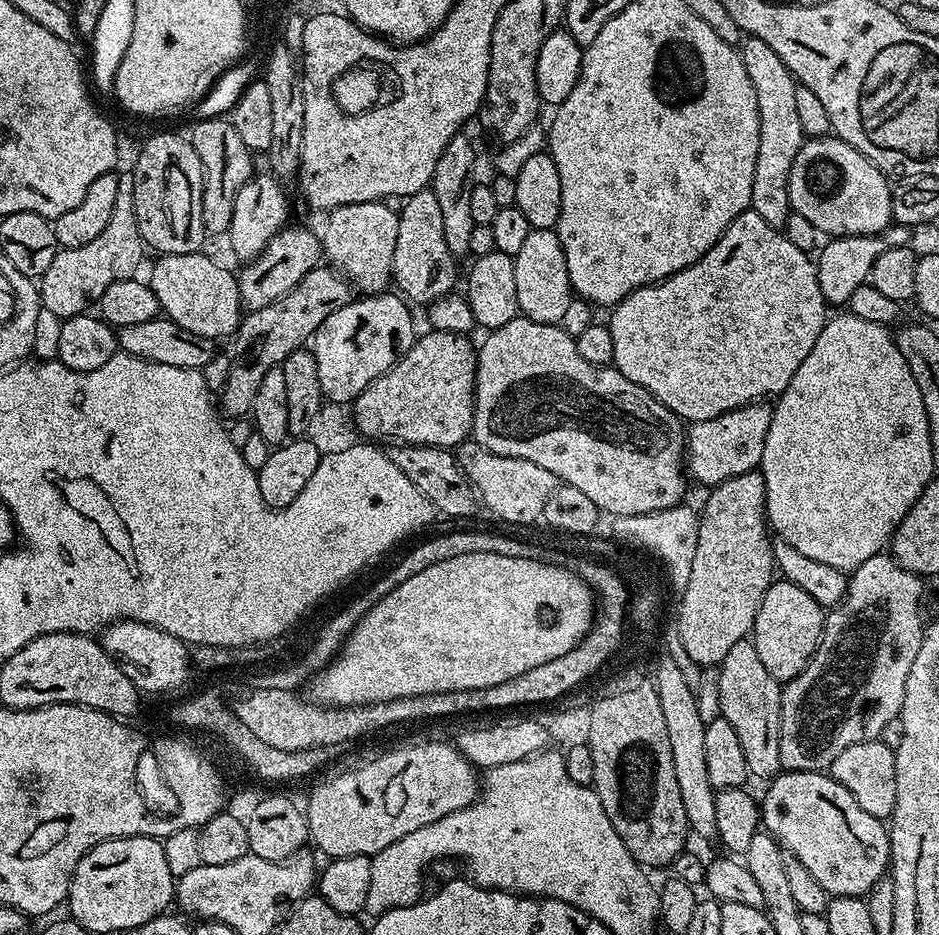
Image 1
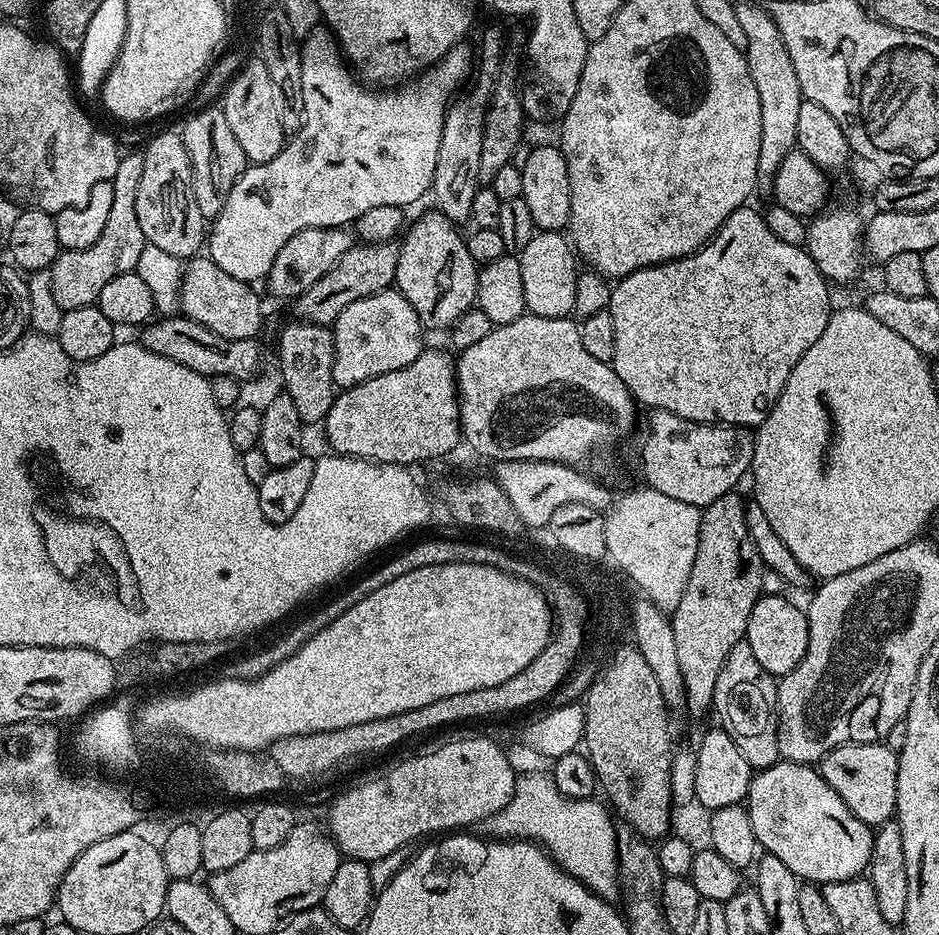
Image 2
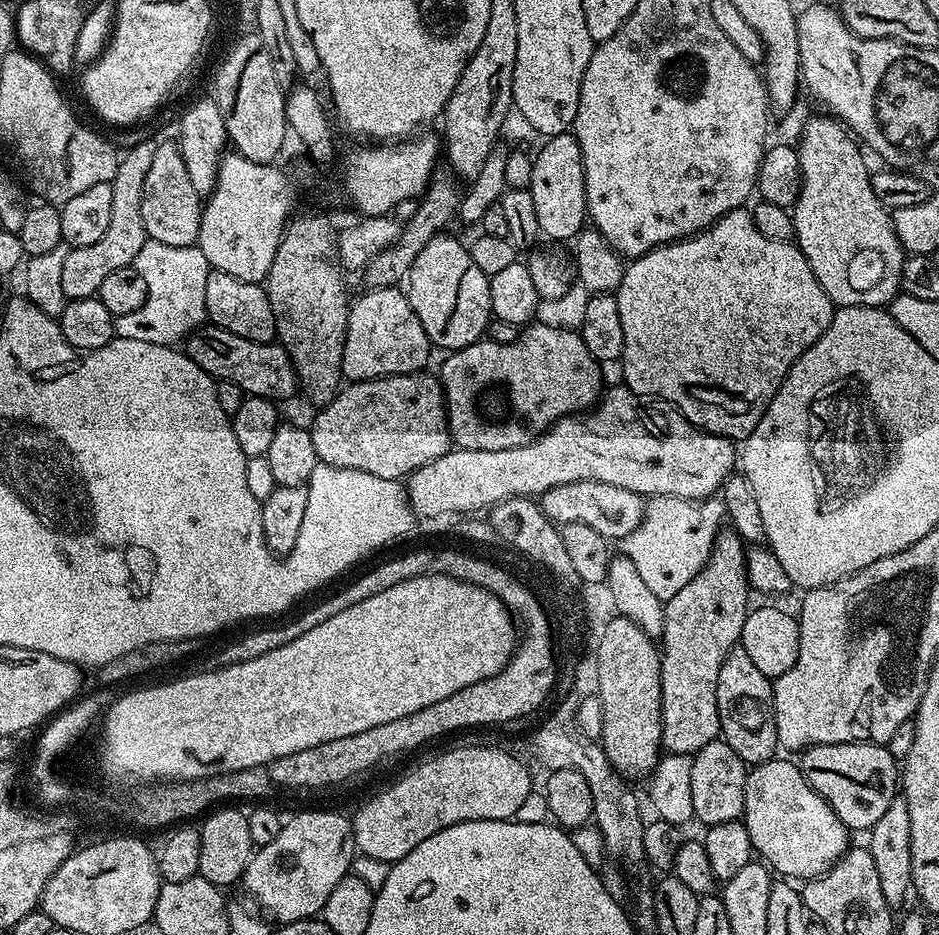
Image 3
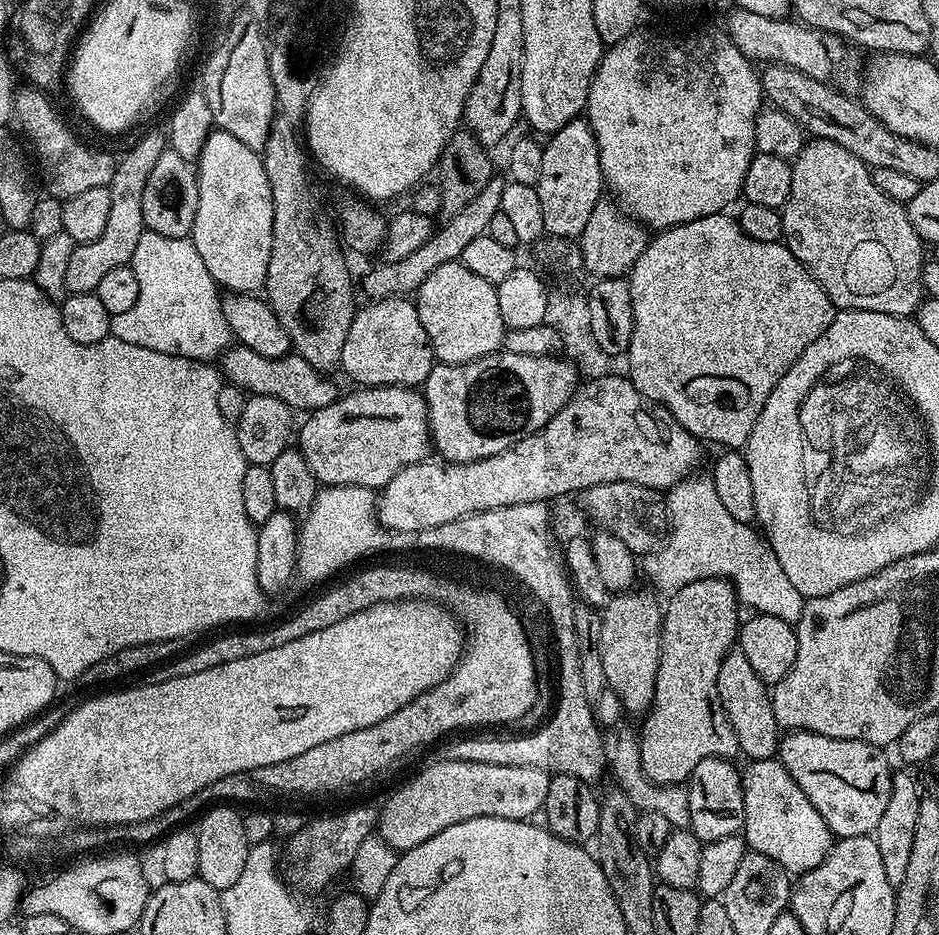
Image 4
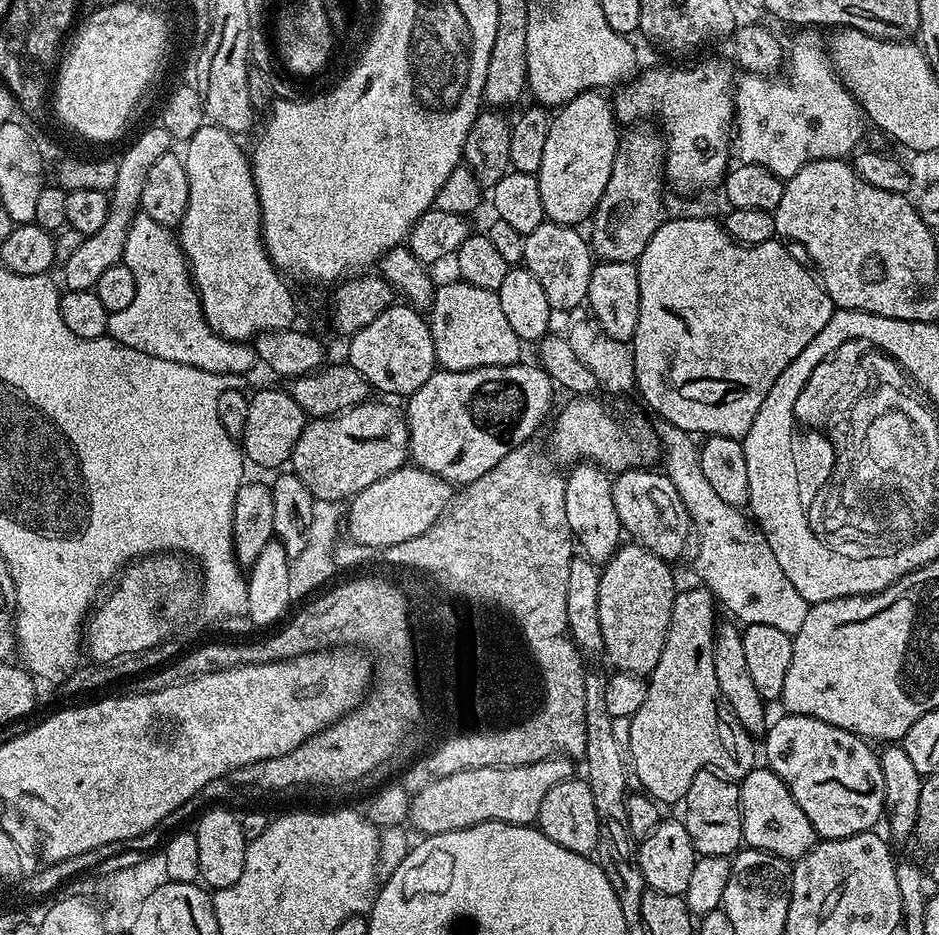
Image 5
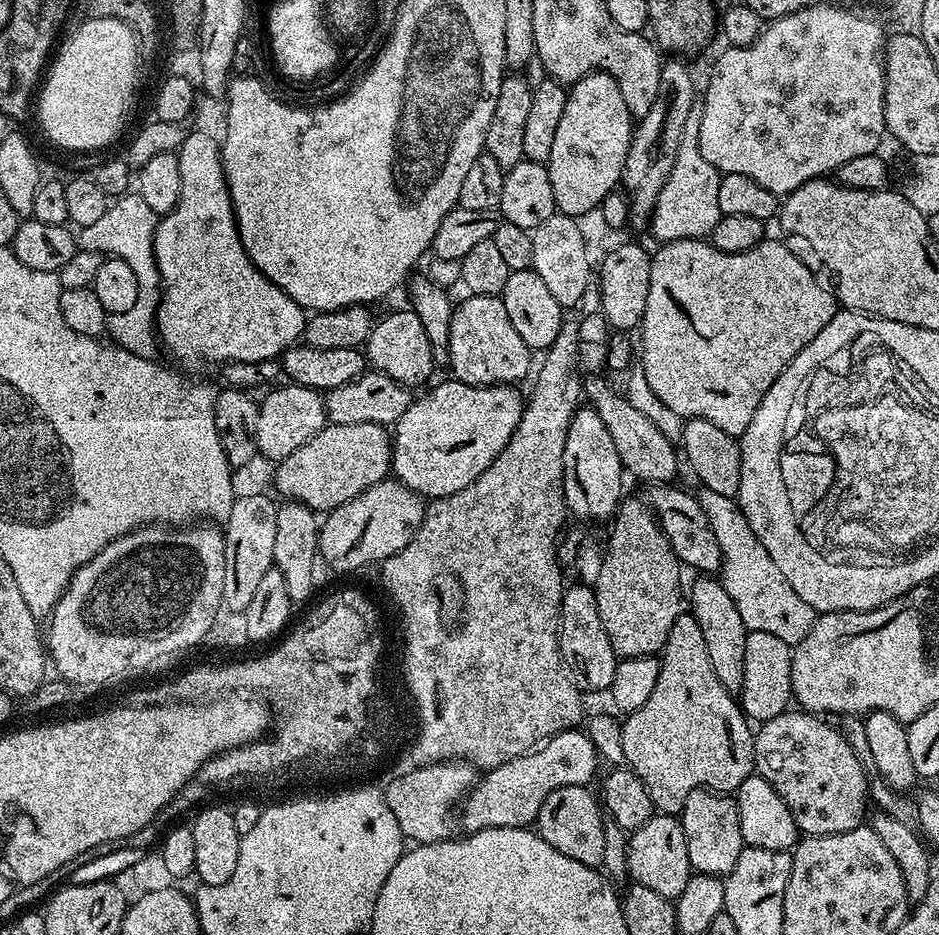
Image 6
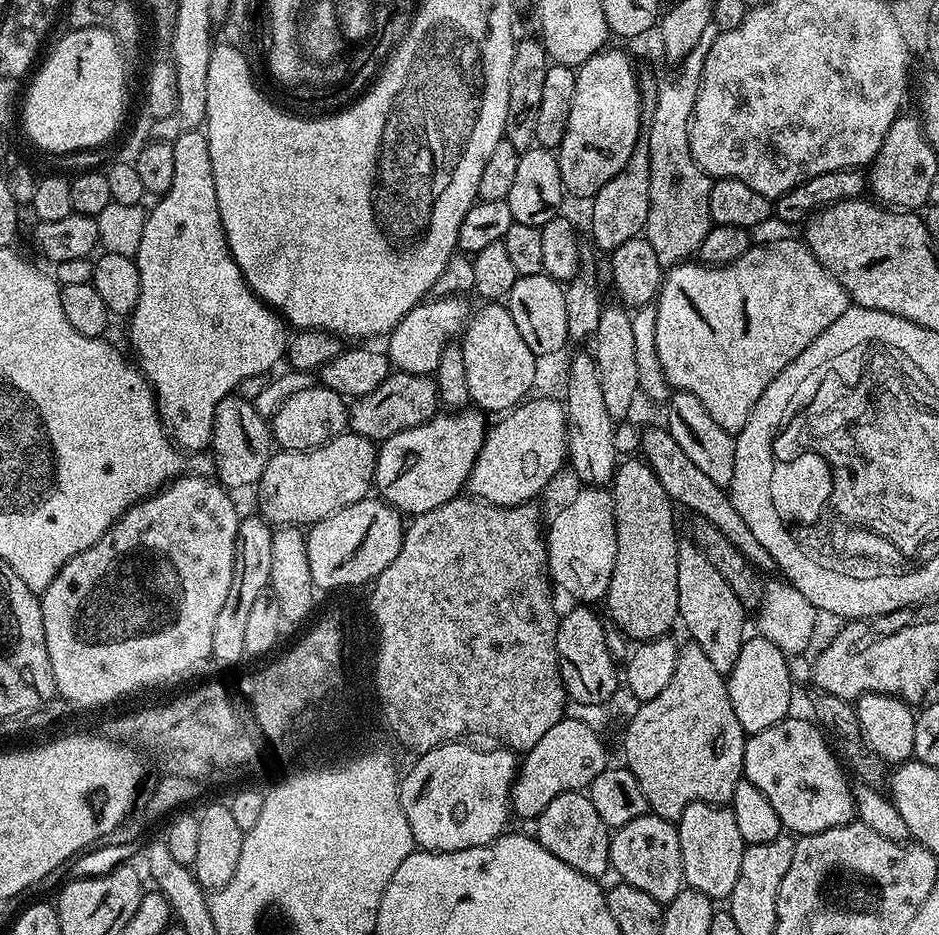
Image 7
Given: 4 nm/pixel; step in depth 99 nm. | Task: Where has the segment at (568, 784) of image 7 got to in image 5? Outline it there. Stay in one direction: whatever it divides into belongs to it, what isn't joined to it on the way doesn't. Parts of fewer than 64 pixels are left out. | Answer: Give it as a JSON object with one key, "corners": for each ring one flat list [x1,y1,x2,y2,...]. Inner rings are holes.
{"corners":[[559,755,517,768,464,768,458,774,429,779,411,797,410,824,424,836,462,830,488,820,503,824,535,825,538,810,542,810,542,798,546,798,546,793,558,786,558,782,573,775,572,764,569,757]]}

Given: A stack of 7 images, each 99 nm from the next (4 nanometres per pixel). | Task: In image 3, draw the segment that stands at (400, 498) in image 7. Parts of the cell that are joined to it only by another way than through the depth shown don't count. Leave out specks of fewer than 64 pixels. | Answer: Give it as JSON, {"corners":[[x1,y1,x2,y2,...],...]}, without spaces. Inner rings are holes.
{"corners":[[532,322,521,331,520,337,514,342,503,344,485,338,457,352,447,353,443,358,445,359,444,365,441,366,440,372,438,371,438,379,444,388,444,406,448,409,448,433,452,436,452,443,456,448,465,448,466,450,510,450,523,444,529,444,532,440,537,440,543,432,547,432,563,416,575,416,591,409,602,395,602,387,600,388,601,365,590,354,590,350,586,350,584,339,580,337,579,331,570,328,555,328,539,322]]}

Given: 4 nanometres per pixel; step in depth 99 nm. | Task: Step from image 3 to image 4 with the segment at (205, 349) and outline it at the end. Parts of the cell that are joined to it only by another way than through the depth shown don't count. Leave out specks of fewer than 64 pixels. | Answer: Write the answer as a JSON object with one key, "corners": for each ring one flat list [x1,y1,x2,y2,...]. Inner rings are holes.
{"corners":[[237,343,219,357,218,368,227,383,236,384,253,396,278,398,297,413,311,414,317,408,330,406,330,402,334,402,338,395,338,389,328,381,331,379,327,375,314,370,306,358,295,354,283,358,262,358,262,354,254,354,254,350]]}

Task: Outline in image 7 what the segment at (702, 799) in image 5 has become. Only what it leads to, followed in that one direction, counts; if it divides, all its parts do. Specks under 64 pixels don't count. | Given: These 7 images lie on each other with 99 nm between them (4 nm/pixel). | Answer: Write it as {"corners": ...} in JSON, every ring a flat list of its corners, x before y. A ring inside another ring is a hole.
{"corners":[[695,800,682,810,678,827,685,885,706,894,714,902,731,896,734,882,738,882,738,870,742,867,742,854,746,847,742,834,738,834,738,822,734,822,731,807]]}

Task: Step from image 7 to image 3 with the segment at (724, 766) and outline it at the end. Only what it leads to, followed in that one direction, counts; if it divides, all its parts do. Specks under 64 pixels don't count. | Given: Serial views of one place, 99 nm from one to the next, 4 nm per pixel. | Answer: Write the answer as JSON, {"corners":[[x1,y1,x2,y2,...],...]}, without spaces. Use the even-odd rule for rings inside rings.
{"corners":[[728,530,717,535,716,545,704,568,674,594,664,606,664,634,662,637,662,655,660,658,660,685,662,686,662,738,663,747,669,753,692,756,702,746,720,736,718,718,718,670,726,654,740,643,742,626,750,611,748,604,748,558,746,545,735,532]]}

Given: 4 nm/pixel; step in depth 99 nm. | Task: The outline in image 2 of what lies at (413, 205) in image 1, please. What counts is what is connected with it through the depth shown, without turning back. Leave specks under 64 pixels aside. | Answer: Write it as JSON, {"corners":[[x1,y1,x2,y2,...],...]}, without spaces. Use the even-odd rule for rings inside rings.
{"corners":[[438,210,424,212,407,229,408,241,400,244,395,291,400,292,414,306,425,329,451,329,474,307,480,273,474,258,470,258,467,239,446,214]]}

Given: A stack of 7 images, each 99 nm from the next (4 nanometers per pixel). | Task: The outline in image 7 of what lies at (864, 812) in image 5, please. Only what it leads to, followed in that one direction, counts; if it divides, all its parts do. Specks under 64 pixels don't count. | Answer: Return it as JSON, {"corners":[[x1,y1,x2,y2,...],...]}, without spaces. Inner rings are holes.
{"corners":[[792,714,766,730,751,733,744,741,743,779,758,786,758,790,766,794,770,806,774,806,774,811,778,814,781,825,797,837,825,832,843,824,853,823,854,820,849,773,841,757,834,751,829,737,811,719,808,720,799,720,796,714]]}

